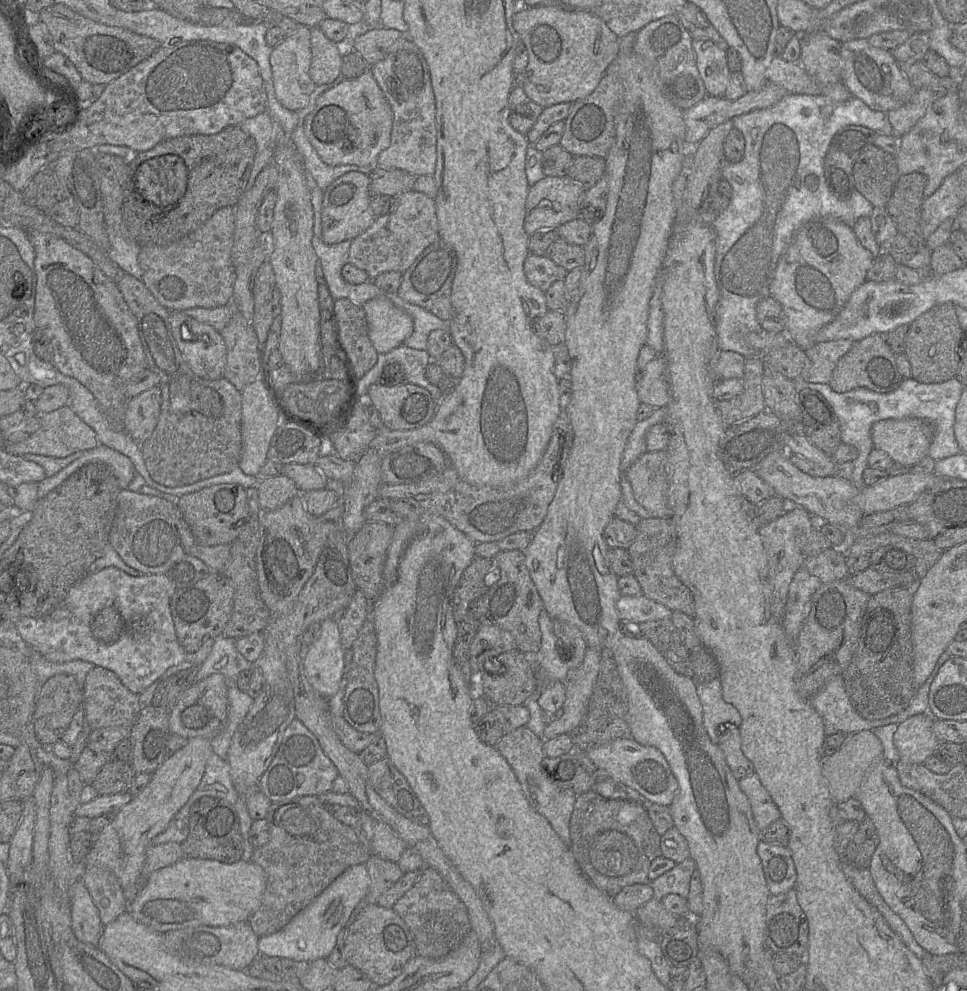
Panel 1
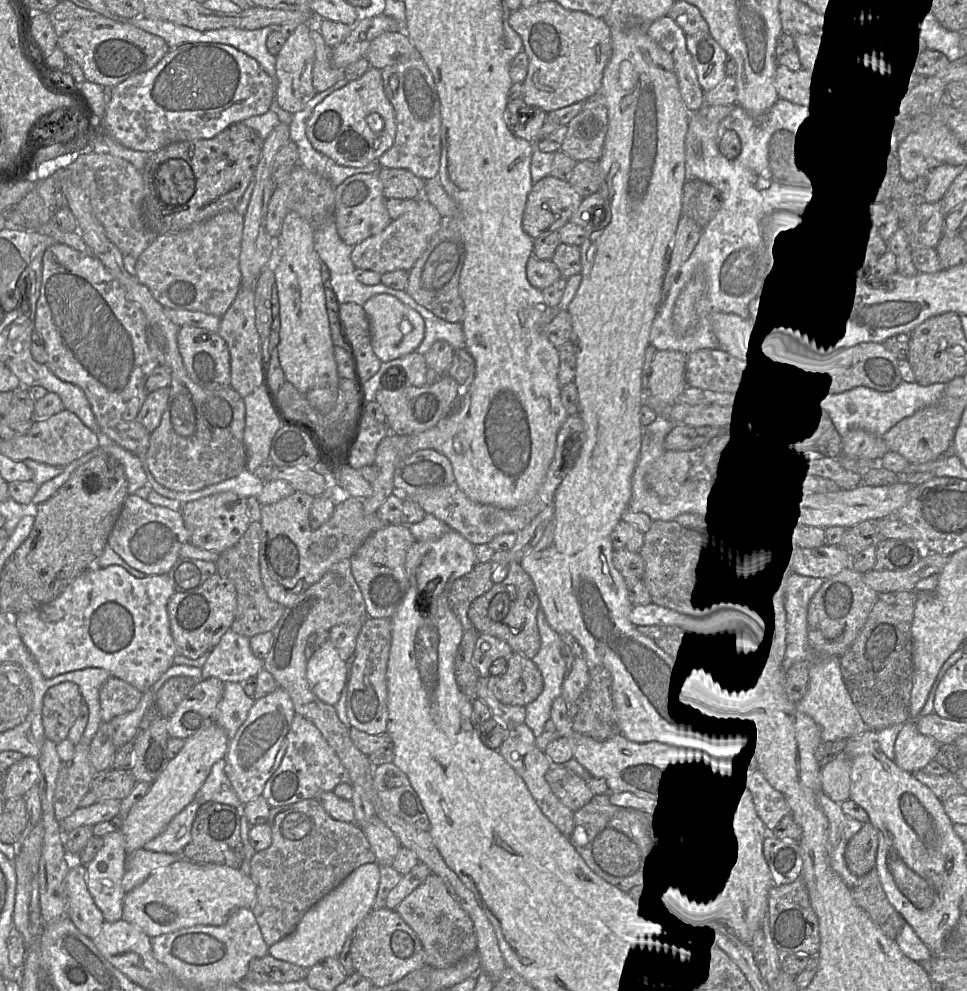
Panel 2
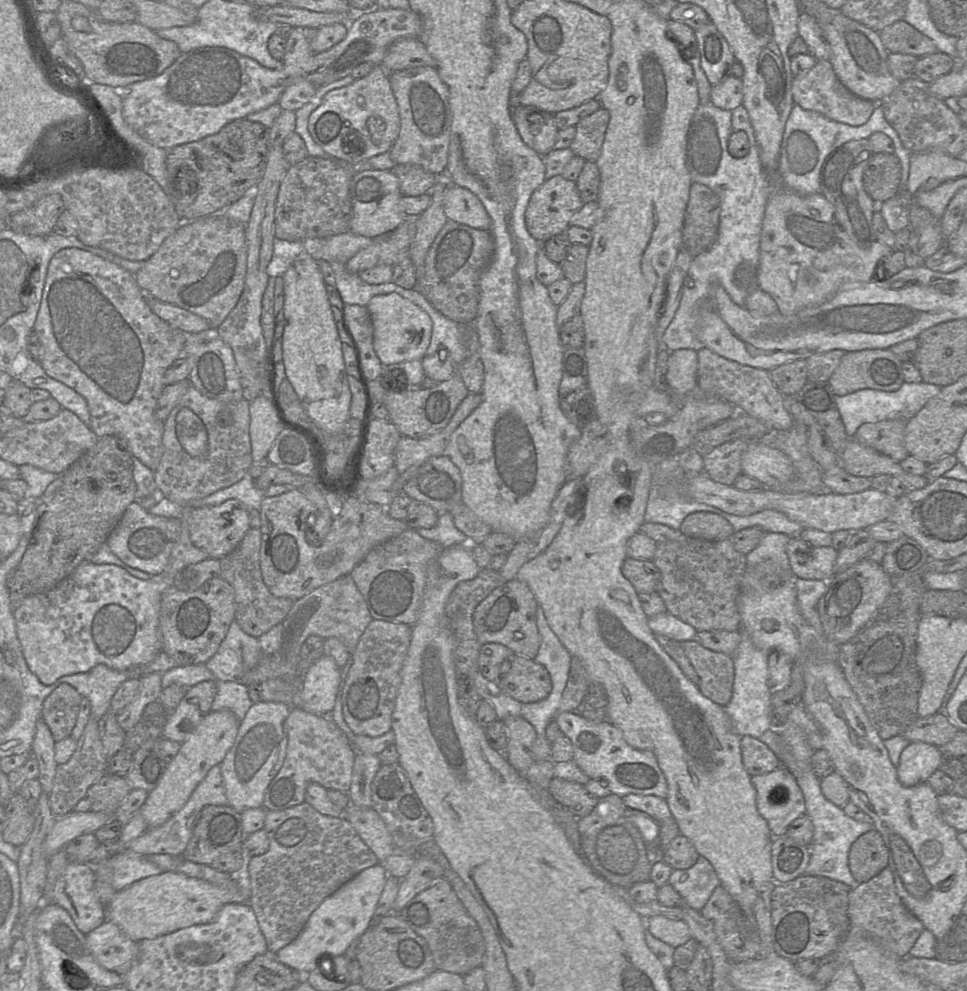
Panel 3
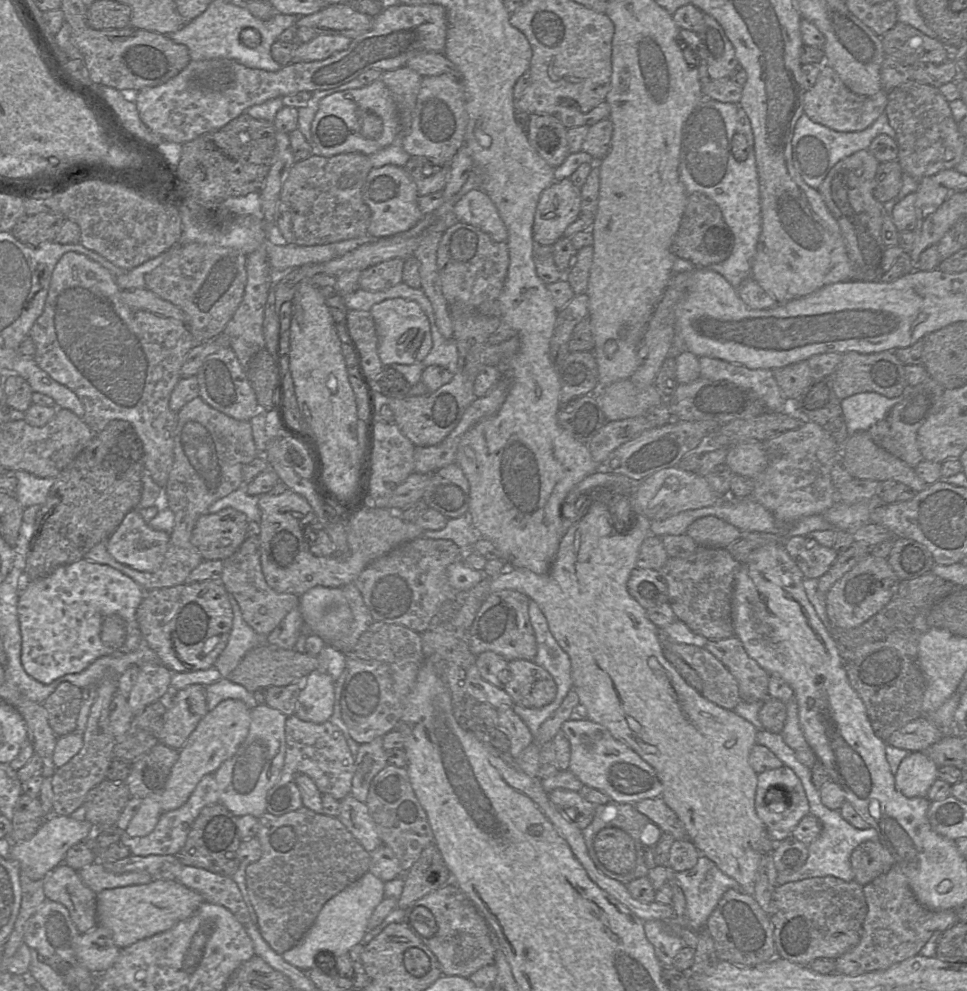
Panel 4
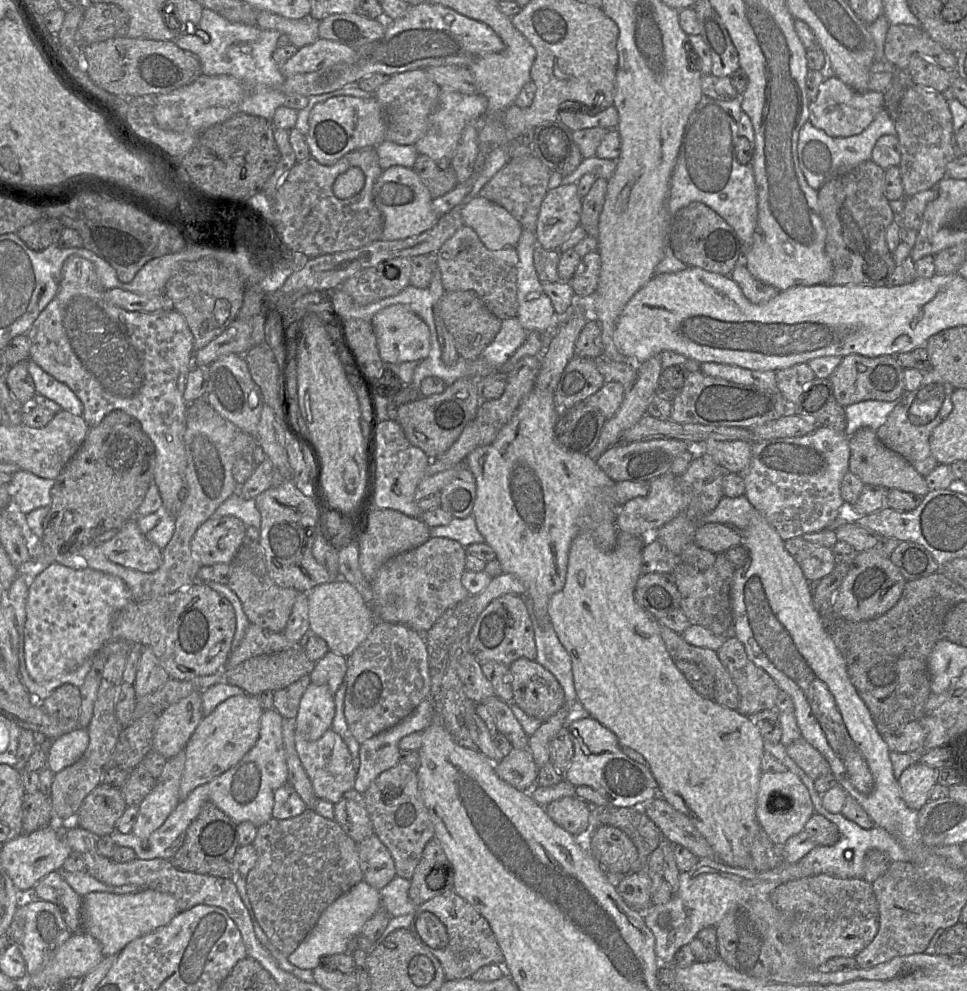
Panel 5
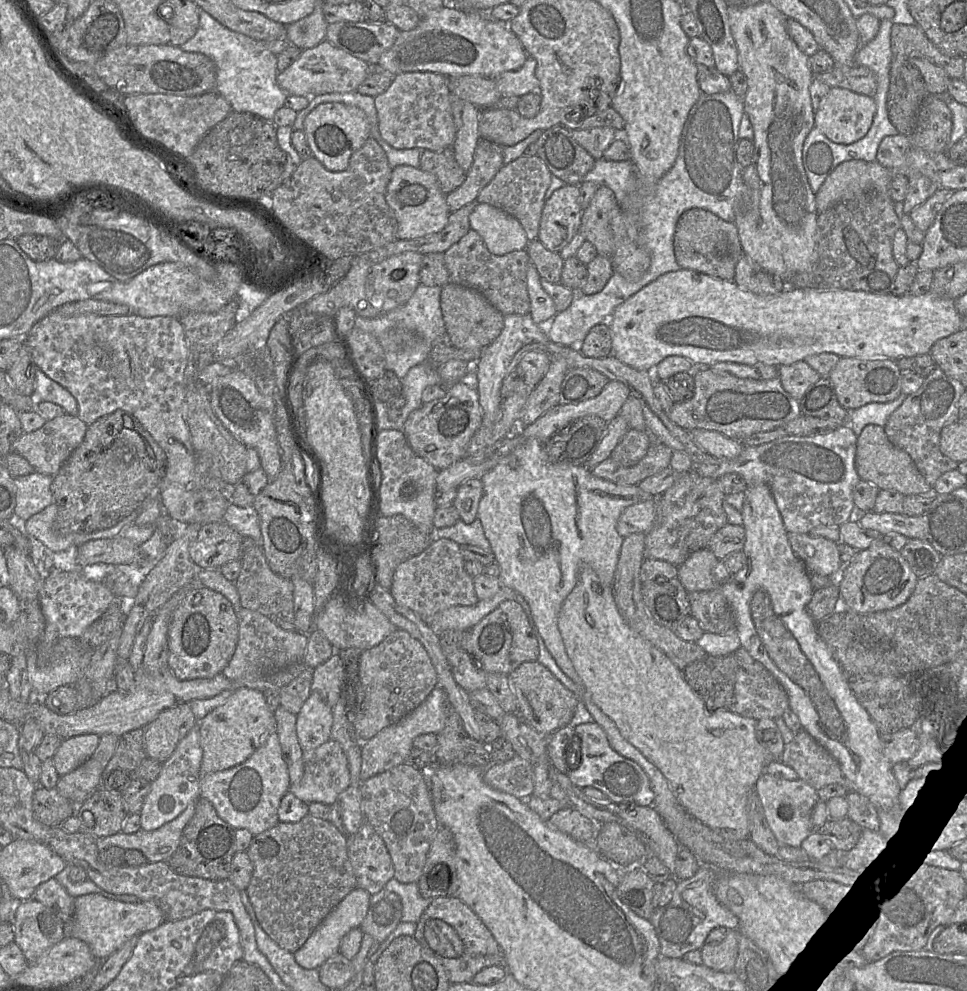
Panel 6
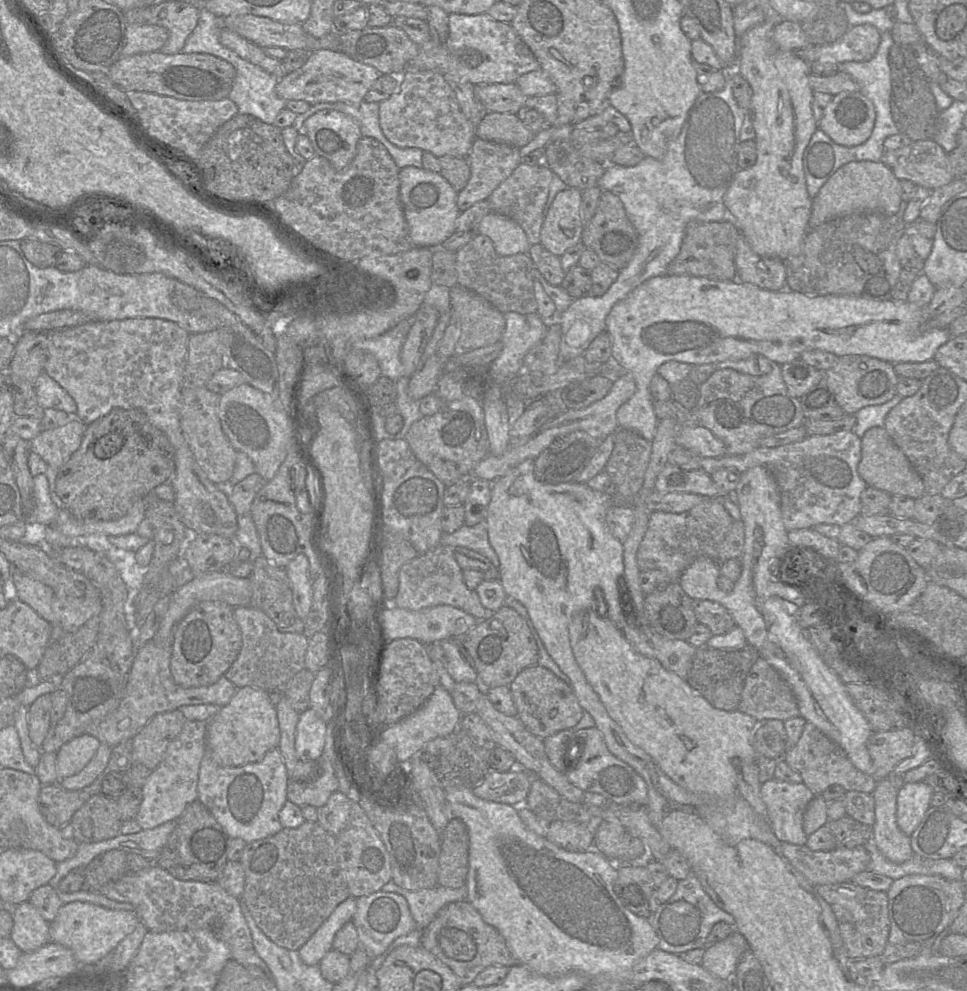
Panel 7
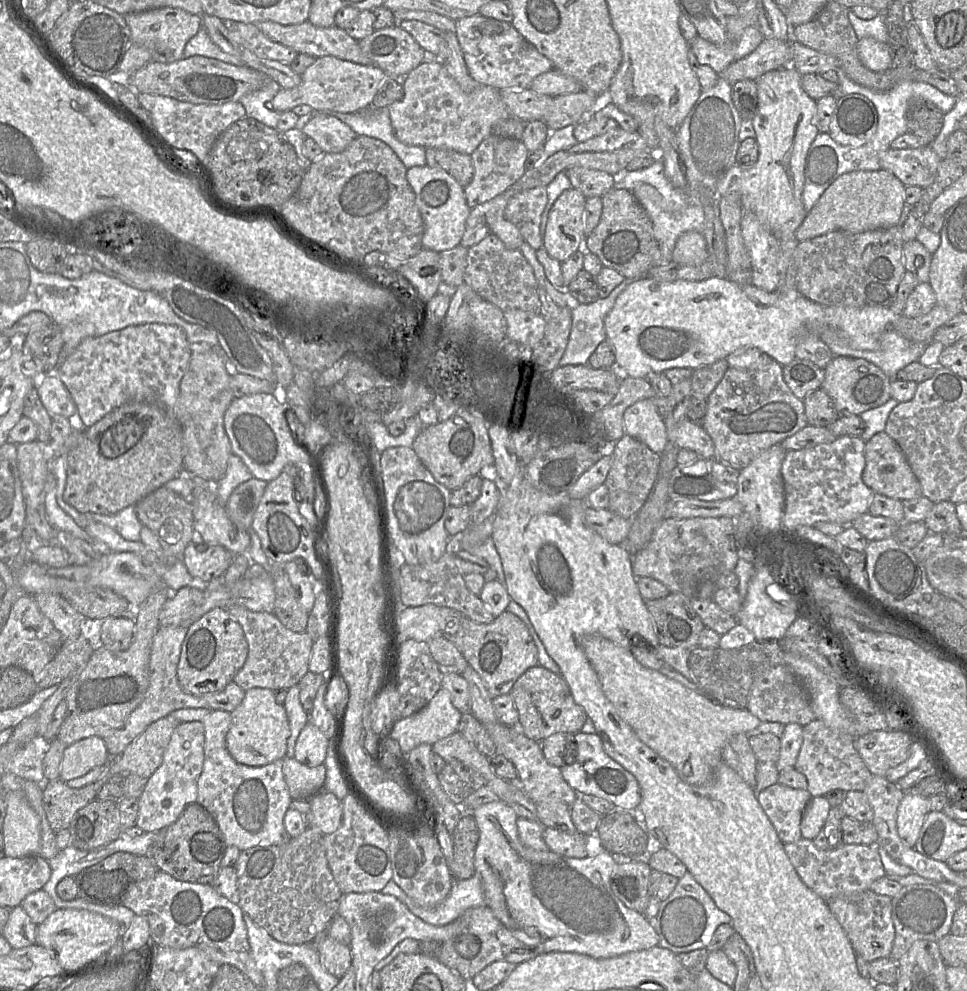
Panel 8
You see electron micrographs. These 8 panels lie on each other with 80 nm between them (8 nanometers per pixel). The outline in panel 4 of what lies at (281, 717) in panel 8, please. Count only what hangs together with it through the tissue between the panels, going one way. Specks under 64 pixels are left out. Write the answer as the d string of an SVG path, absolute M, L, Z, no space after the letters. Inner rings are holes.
M229 699L221 702L199 722L179 750L179 757L167 775L161 792L163 813L184 805L202 778L207 774L215 773L222 763L237 752L248 735L251 710L240 700Z

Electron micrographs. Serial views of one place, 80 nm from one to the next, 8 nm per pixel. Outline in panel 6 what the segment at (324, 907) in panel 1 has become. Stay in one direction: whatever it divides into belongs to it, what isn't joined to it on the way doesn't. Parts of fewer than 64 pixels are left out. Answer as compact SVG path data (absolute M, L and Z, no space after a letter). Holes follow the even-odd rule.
M356 887L334 907L312 932L306 942L293 953L296 963L304 969L318 969L329 957L340 953L342 938L353 928L359 928L365 919L371 895L363 888Z

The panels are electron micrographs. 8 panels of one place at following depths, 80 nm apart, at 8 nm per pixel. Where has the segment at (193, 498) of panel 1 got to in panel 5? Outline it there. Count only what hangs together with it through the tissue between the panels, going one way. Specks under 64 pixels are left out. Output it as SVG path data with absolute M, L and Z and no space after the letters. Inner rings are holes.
M212 516L196 530L191 550L201 566L230 564L243 546L246 528L235 516Z

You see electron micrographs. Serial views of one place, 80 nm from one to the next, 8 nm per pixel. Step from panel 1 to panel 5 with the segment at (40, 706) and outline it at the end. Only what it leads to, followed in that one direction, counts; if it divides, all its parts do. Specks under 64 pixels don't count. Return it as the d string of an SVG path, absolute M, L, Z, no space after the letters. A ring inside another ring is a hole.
M66 683L58 687L42 703L44 710L58 720L79 720L81 708L80 687Z

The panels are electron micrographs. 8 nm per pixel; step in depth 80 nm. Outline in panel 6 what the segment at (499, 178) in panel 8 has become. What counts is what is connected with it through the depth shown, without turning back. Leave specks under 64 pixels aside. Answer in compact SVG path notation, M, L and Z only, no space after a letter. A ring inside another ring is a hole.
M485 139L478 142L474 152L473 164L465 181L456 190L446 195L446 202L451 212L477 200L480 191L505 165L503 148Z

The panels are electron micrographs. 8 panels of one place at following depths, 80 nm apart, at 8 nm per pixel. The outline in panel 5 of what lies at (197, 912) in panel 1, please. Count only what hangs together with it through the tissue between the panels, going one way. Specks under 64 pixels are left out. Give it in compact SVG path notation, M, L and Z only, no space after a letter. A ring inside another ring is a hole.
M152 889L136 894L92 892L82 897L82 931L100 943L104 956L116 955L134 939L167 925L178 913L172 895Z

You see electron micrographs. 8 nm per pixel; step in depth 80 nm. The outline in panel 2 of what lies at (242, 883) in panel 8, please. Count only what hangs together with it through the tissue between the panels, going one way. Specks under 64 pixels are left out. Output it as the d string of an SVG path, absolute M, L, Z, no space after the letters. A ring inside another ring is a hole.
M315 798L270 808L271 844L250 861L256 900L250 908L269 947L290 935L304 914L356 868L375 863L361 826L333 819Z

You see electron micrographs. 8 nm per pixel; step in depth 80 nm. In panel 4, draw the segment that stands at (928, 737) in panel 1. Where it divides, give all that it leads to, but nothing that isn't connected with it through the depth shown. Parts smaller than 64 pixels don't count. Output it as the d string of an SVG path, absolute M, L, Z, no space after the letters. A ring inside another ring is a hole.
M925 751L911 752L895 774L896 788L906 797L924 797L938 778L938 766Z

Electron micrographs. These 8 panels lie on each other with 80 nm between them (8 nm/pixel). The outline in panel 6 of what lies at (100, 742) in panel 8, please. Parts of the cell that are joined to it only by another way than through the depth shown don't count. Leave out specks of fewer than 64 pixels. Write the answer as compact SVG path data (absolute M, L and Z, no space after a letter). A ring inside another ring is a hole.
M82 734L64 739L52 757L59 776L66 775L81 766L95 752L100 737Z

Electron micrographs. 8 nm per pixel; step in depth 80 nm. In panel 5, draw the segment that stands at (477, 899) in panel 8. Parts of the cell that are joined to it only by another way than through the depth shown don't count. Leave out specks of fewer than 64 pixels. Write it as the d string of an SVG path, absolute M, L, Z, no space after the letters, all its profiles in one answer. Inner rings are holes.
M395 876L380 890L382 907L392 917L414 914L416 905L410 900L408 891L410 880Z

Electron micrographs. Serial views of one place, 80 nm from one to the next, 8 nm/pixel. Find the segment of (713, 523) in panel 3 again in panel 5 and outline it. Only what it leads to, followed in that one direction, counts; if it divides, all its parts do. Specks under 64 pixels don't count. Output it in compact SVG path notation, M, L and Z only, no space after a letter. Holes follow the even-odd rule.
M706 522L697 528L694 542L698 546L718 554L742 544L743 537L742 532L737 532L725 524Z

